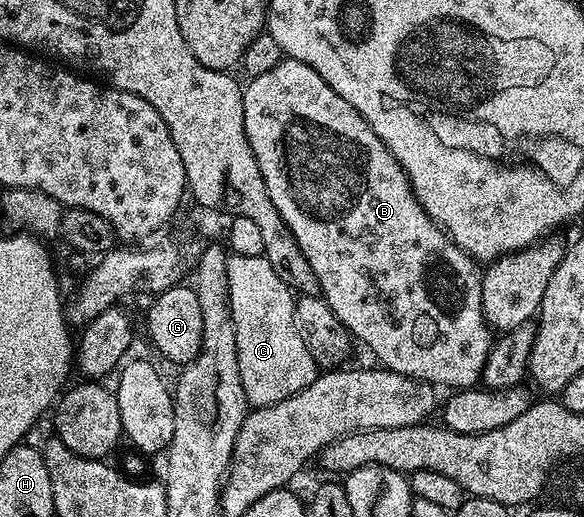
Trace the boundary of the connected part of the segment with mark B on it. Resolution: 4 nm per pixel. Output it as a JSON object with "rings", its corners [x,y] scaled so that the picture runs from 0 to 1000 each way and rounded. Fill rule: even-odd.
{"rings":[[[490,112],[466,139],[452,139],[452,147],[438,147],[420,161],[414,191],[418,193],[418,248],[425,263],[425,279],[432,279],[432,294],[438,302],[438,317],[445,317],[445,333],[452,340],[452,356],[459,364],[459,379],[466,379],[466,395],[473,395],[473,410],[493,433],[500,456],[507,456],[507,472],[514,472],[514,487],[534,511],[534,526],[541,526],[541,542],[551,559],[550,574],[568,596],[568,603],[582,617],[608,656],[613,654],[649,692],[652,706],[664,716],[676,716],[700,731],[719,739],[733,739],[745,749],[772,747],[772,756],[801,754],[825,739],[829,704],[836,696],[836,681],[842,667],[842,632],[825,605],[825,557],[820,540],[812,538],[813,501],[777,470],[776,460],[738,422],[716,391],[709,362],[695,329],[671,302],[671,294],[644,263],[632,240],[553,155],[541,137],[527,132],[527,124],[509,120],[505,112]]]}

